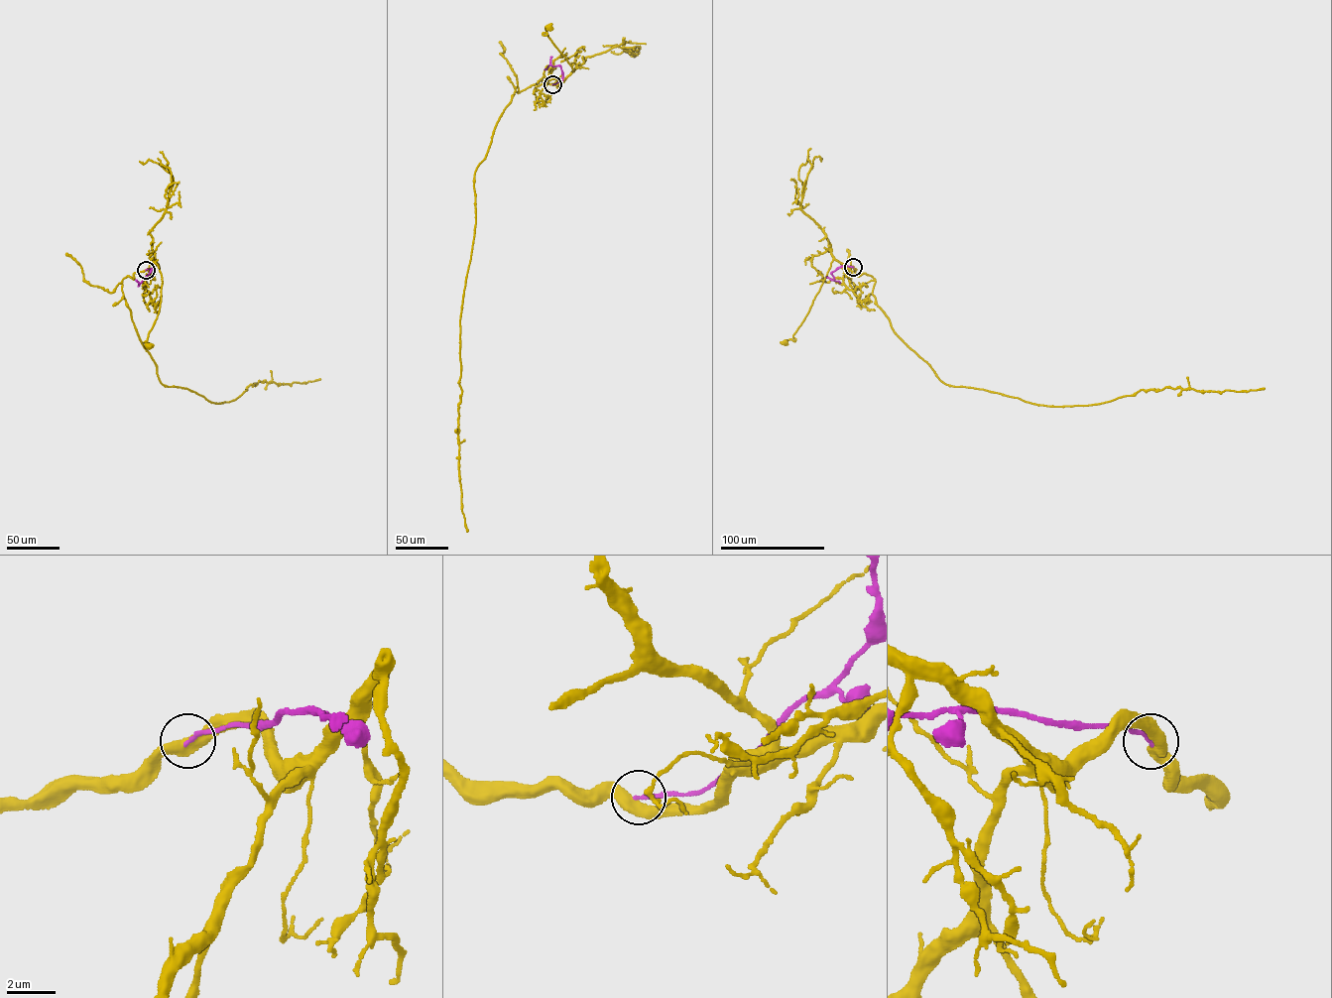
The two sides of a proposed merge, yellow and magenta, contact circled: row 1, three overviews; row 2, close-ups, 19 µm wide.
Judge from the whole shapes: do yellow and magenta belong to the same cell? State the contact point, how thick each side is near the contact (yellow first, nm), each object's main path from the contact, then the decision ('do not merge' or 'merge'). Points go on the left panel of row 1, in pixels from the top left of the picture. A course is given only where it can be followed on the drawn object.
place (146, 270); calibres 480 and 160 nm; course yellow (146, 270), (151, 271), (157, 263), (162, 282), (157, 317), (145, 341), (149, 346); course magenta (146, 270), (152, 269), (140, 283), (136, 280); do not merge

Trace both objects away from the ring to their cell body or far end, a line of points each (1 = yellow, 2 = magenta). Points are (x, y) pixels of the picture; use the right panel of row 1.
1: (853, 267), (832, 260), (807, 314), (793, 335), (795, 341), (785, 342)
2: (853, 267), (837, 268), (832, 272), (833, 280), (826, 276)

